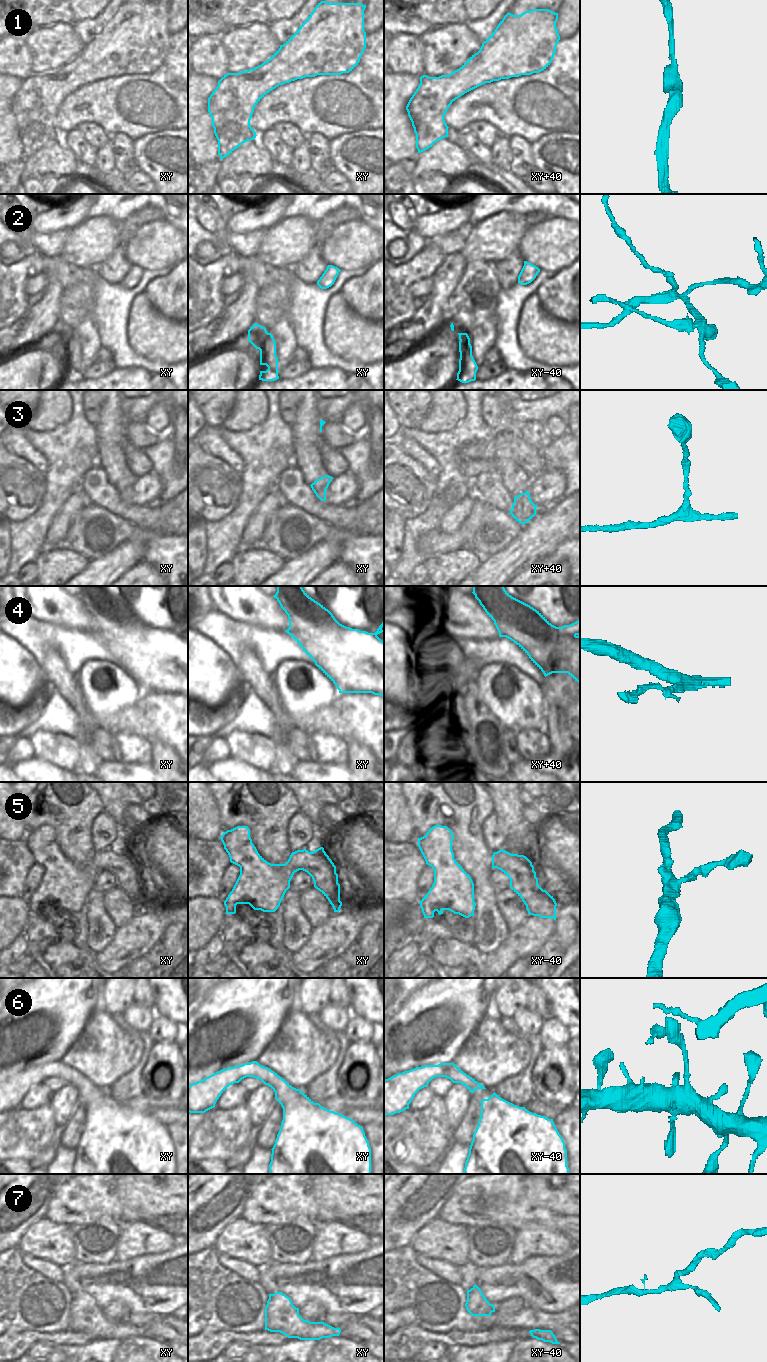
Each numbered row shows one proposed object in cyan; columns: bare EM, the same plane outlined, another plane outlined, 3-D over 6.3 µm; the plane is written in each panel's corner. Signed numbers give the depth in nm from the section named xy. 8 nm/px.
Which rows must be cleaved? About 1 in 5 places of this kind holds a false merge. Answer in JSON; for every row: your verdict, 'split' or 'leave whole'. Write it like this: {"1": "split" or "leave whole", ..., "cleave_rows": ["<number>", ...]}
{"1": "leave whole", "2": "split", "3": "leave whole", "4": "split", "5": "leave whole", "6": "leave whole", "7": "leave whole", "cleave_rows": ["2", "4"]}

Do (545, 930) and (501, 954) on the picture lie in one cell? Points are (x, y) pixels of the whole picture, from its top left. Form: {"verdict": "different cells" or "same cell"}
{"verdict": "same cell"}

